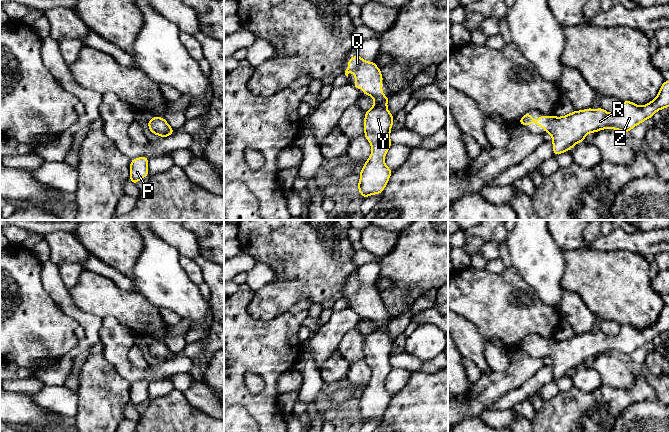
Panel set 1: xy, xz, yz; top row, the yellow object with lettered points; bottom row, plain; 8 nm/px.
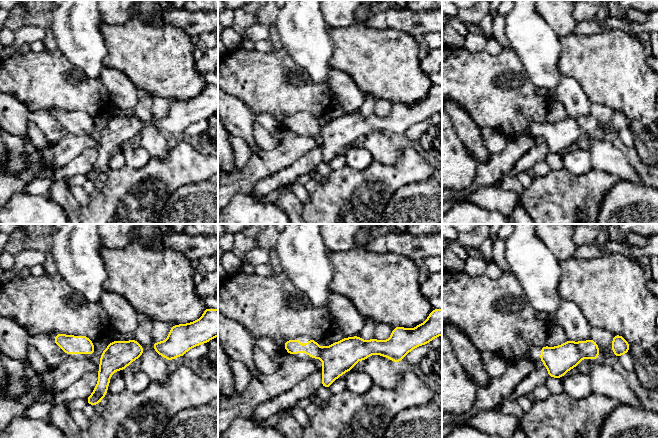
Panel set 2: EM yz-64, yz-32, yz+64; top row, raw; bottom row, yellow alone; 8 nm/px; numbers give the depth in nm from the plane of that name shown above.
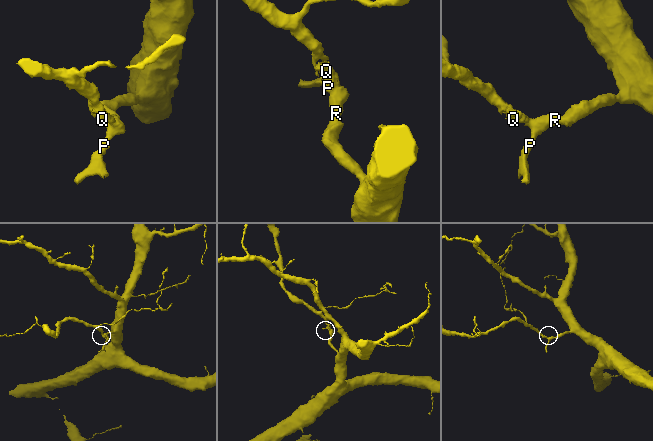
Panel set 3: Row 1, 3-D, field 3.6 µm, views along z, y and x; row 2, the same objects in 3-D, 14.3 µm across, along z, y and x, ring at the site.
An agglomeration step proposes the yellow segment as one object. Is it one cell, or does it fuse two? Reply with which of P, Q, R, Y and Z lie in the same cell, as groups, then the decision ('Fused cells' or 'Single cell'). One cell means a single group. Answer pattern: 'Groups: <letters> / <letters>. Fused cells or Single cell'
Groups: P Q R Y Z. Single cell

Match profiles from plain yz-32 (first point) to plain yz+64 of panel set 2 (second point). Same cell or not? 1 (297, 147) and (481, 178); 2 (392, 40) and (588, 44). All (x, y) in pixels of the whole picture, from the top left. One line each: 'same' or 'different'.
1: same
2: same

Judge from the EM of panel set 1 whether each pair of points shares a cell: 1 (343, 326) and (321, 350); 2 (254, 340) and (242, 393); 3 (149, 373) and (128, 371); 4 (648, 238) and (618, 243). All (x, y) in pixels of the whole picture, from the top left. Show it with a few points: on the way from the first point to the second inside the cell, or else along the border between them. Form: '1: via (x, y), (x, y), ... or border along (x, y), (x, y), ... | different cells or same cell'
1: via (337, 331), (324, 344) | same cell
2: via (241, 353), (238, 356), (238, 380) | same cell
3: via (144, 373), (133, 373) | same cell
4: via (641, 241), (625, 241) | same cell

